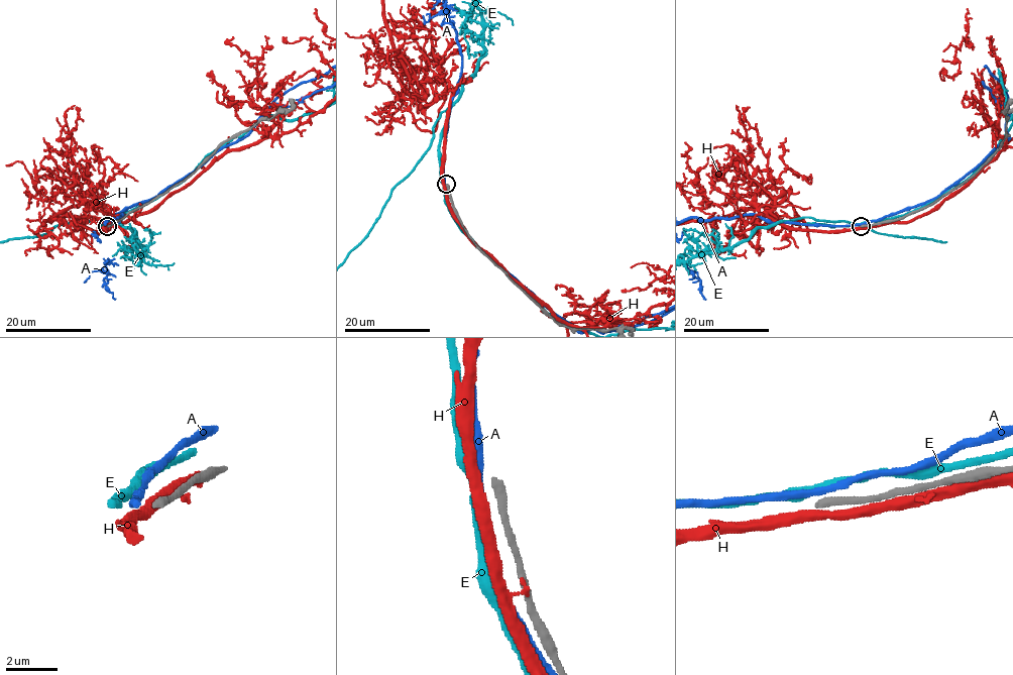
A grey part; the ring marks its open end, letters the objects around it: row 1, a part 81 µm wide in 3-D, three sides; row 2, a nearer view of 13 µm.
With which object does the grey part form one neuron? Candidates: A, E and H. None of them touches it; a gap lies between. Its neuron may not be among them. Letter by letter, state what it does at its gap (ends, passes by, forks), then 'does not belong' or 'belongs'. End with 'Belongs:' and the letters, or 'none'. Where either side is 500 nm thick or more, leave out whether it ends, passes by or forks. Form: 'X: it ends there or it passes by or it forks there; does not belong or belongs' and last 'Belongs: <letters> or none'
A: it passes by; does not belong
E: it passes by; does not belong
H: it passes by; does not belong
Belongs: none

